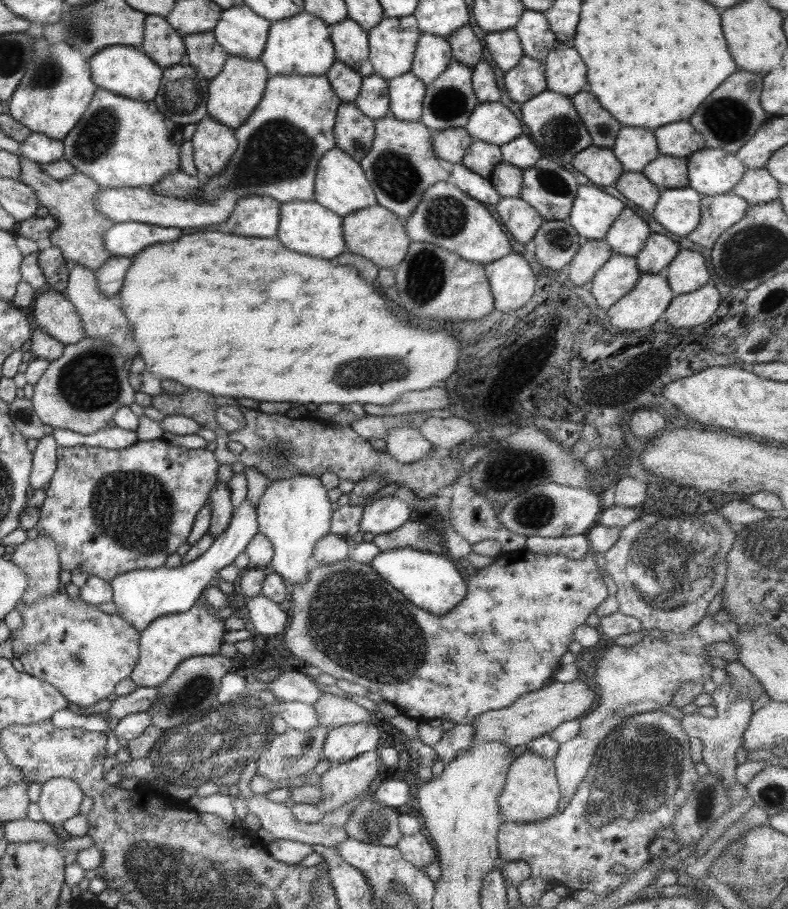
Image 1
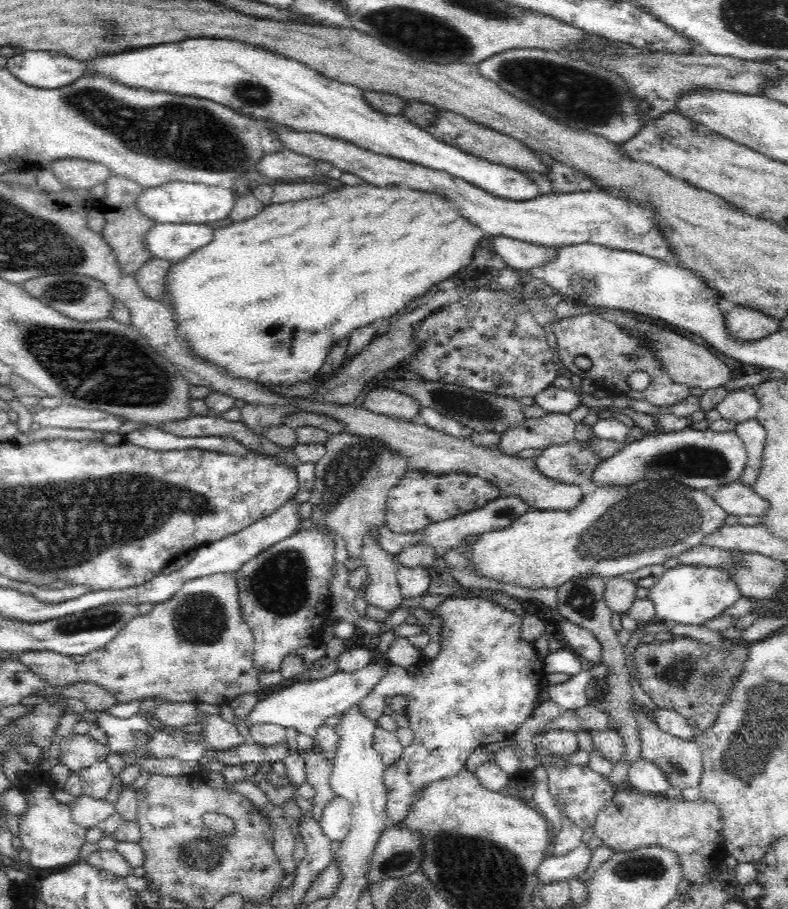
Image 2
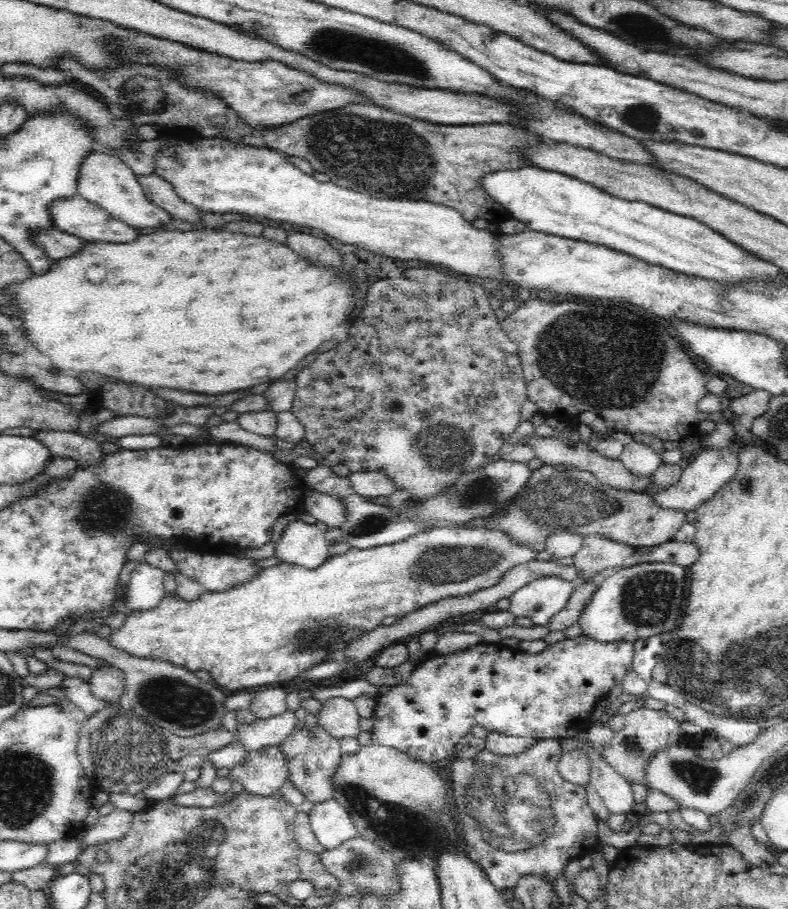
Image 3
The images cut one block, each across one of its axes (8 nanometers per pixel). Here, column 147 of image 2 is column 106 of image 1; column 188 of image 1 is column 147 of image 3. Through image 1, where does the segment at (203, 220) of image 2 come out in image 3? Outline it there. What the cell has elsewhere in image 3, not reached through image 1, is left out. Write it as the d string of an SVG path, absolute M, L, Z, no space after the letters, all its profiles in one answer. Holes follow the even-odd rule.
M94 148L84 156L78 170L76 192L88 202L103 208L113 218L136 229L162 228L164 224L169 224L173 220L166 211L150 202L130 166L116 154L98 148Z

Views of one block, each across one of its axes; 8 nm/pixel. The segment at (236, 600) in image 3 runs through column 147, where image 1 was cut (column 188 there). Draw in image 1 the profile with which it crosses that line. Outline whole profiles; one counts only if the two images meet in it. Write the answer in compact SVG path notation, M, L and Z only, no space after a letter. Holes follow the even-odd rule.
M200 594L197 602L183 613L165 614L149 622L139 633L139 658L128 676L137 687L156 688L186 658L217 655L223 643L225 619L213 615L213 608L205 608L207 600Z

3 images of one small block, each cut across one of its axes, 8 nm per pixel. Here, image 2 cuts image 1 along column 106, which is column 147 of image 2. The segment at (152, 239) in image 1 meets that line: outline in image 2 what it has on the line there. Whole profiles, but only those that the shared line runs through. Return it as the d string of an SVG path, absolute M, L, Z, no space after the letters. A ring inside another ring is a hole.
M156 223L151 230L144 232L142 241L150 256L174 263L186 258L186 254L202 248L204 244L210 242L211 238L212 229L207 225Z

